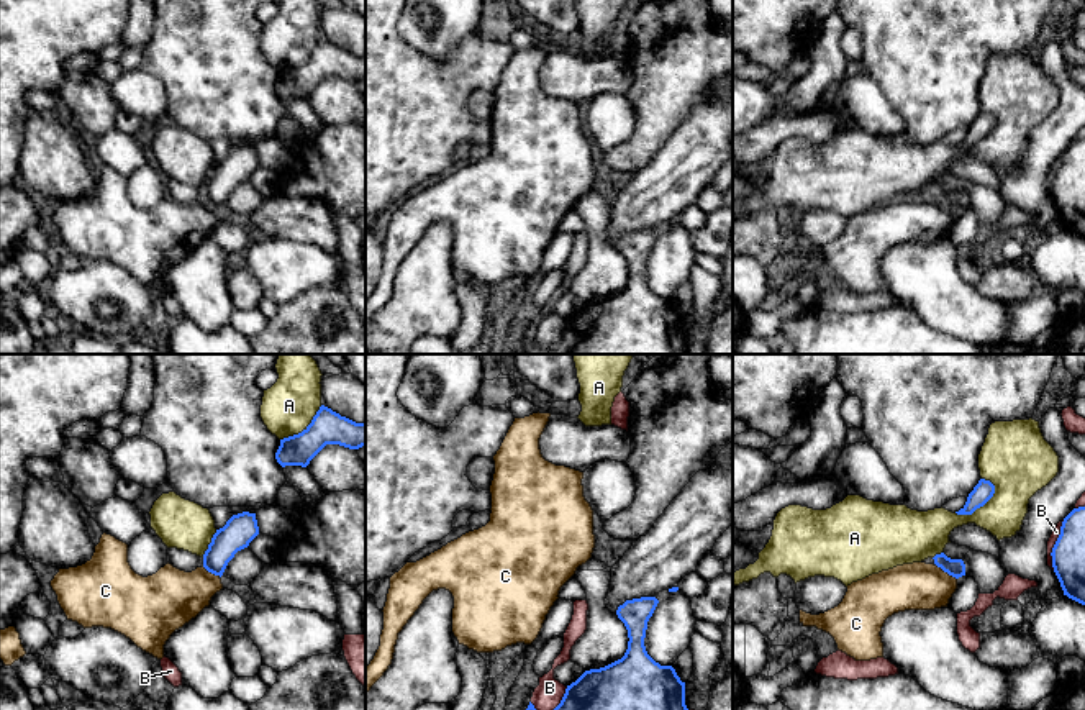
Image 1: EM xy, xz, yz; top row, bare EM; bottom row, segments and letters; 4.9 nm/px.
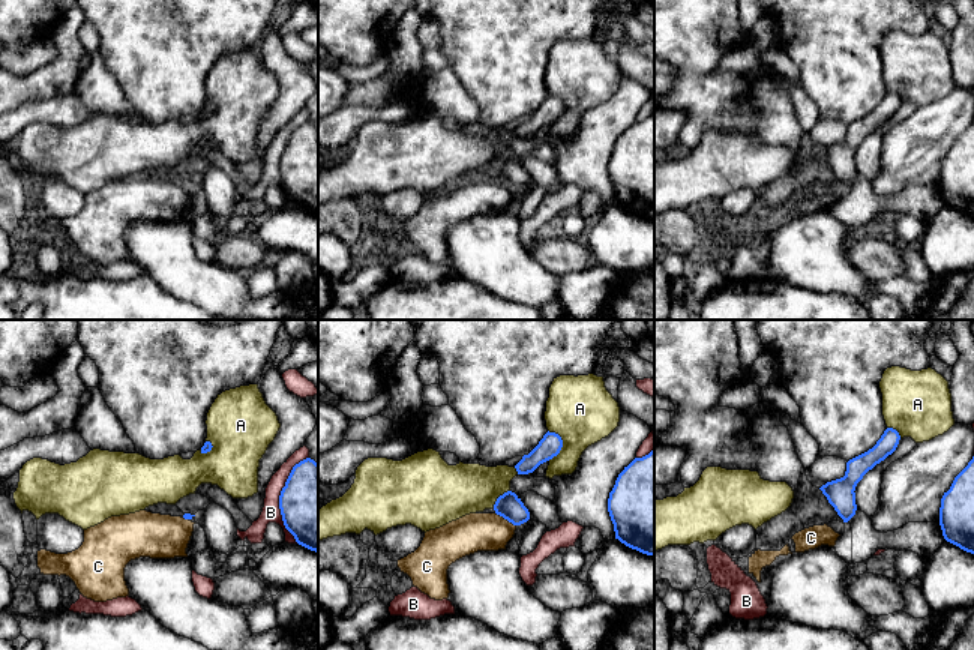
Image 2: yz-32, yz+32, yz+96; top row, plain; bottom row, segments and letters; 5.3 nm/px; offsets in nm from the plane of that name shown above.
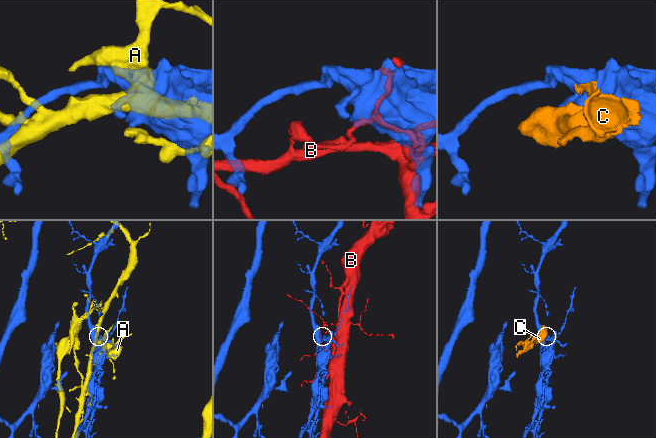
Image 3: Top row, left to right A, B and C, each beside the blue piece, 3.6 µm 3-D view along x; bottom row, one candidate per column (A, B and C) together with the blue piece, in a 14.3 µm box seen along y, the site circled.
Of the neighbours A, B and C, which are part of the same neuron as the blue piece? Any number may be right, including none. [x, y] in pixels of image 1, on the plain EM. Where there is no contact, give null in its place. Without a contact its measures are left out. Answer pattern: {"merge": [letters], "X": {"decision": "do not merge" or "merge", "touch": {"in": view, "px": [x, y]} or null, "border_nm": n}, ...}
{"merge": [], "A": {"decision": "do not merge", "touch": {"in": "yz", "px": [977, 140]}, "border_nm": 240}, "B": {"decision": "do not merge", "touch": {"in": "yz", "px": [1054, 177]}, "border_nm": 260}, "C": {"decision": "do not merge", "touch": {"in": "yz", "px": [946, 204]}, "border_nm": 130}}

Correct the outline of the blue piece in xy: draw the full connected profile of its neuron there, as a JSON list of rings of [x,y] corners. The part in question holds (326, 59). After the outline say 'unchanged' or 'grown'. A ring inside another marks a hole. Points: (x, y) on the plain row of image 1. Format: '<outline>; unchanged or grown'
[[[321,38],[302,66],[280,72],[275,92],[282,100],[306,100],[326,77],[349,82],[365,79],[365,56],[356,56]]]; unchanged

